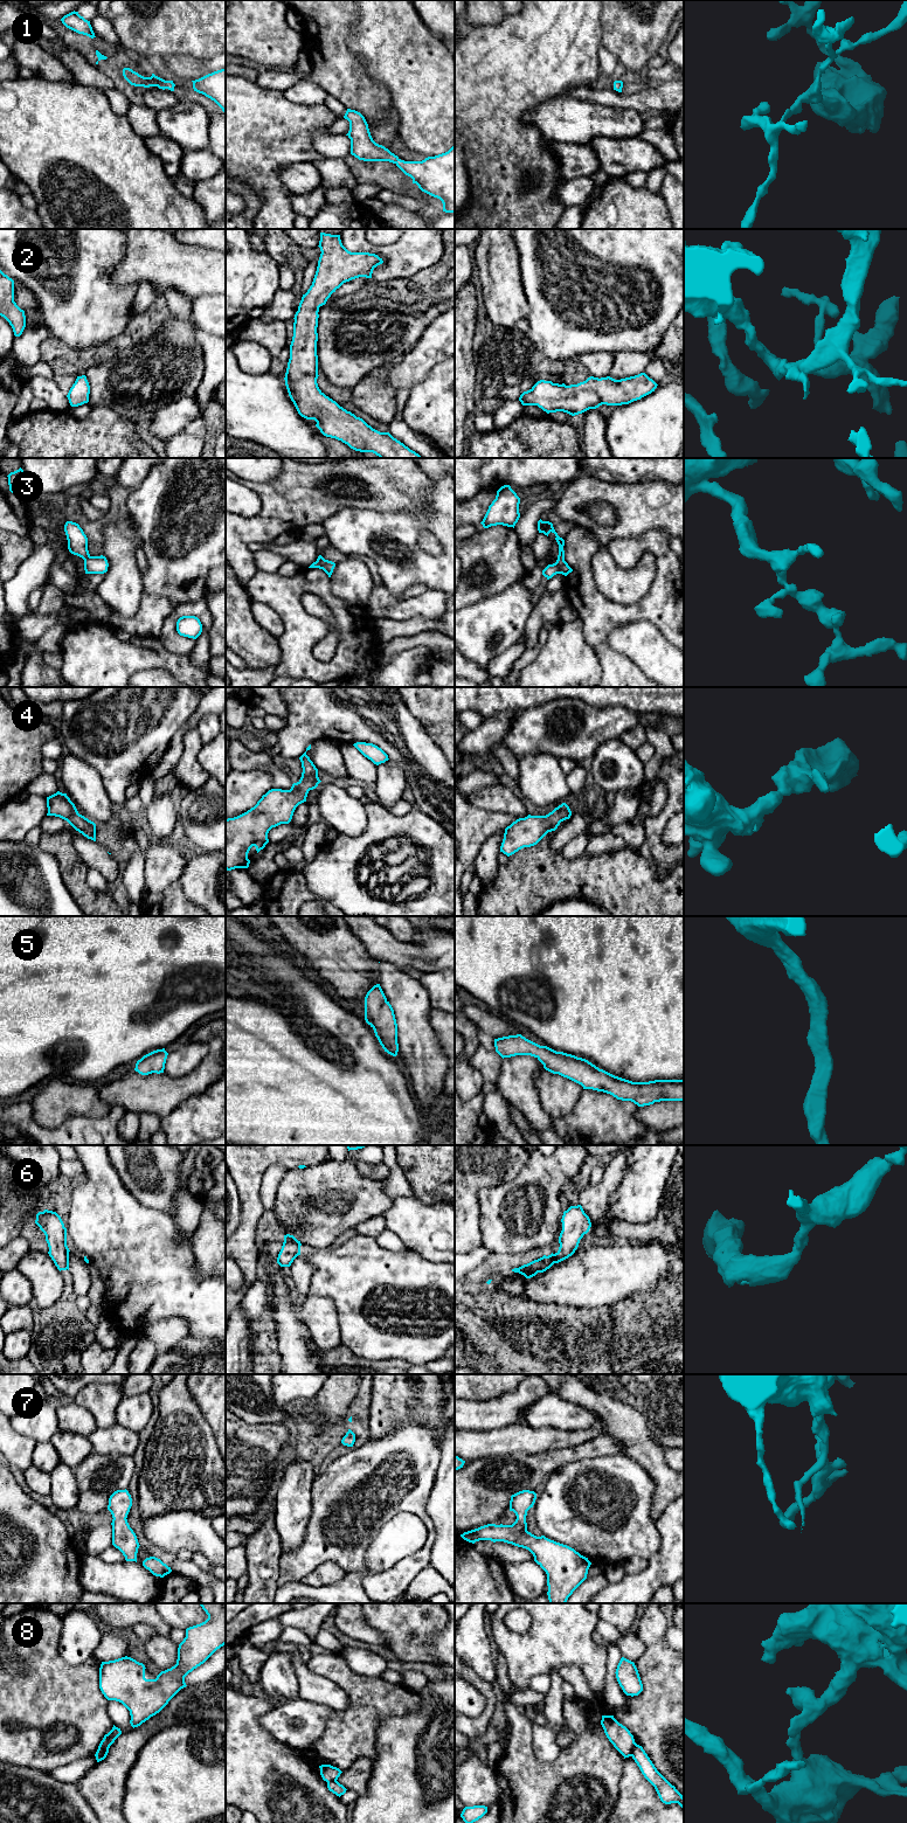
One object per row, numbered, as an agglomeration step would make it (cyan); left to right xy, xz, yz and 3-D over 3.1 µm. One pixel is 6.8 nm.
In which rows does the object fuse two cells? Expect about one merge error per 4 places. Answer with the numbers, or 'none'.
8

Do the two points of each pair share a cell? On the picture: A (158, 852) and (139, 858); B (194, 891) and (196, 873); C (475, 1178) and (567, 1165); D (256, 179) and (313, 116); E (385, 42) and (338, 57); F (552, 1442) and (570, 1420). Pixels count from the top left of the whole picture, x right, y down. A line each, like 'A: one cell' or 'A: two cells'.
A: two cells
B: one cell
C: two cells
D: one cell
E: two cells
F: two cells

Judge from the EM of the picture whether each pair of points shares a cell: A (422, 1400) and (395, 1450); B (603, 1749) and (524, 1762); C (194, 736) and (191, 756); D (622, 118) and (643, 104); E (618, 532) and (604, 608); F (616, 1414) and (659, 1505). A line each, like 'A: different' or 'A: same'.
A: different
B: same
C: same
D: different
E: different
F: same

